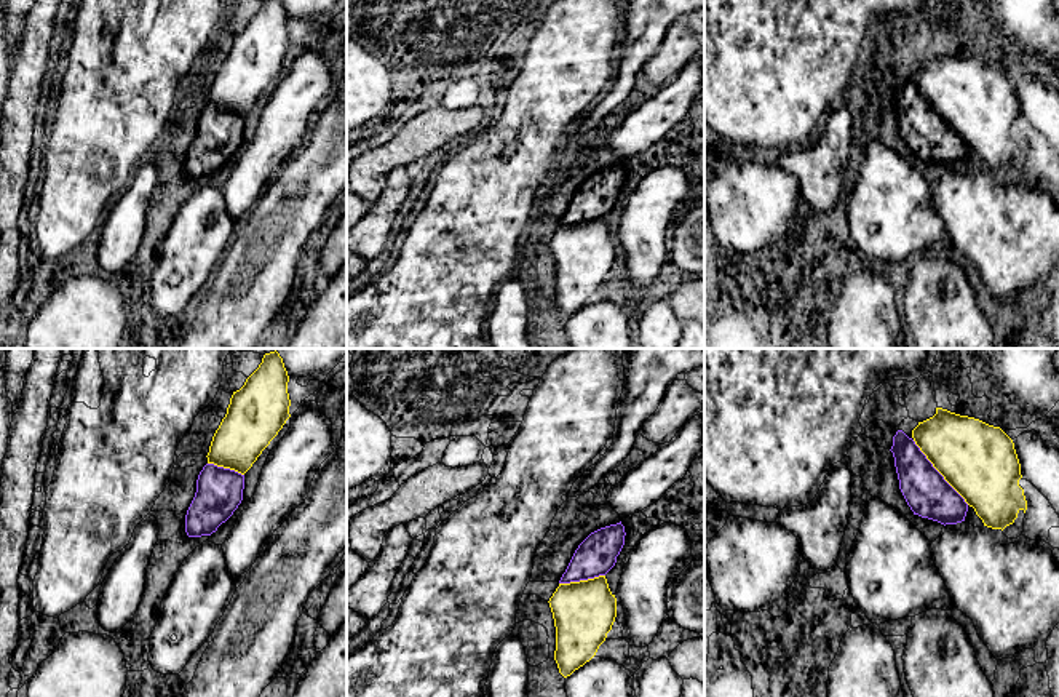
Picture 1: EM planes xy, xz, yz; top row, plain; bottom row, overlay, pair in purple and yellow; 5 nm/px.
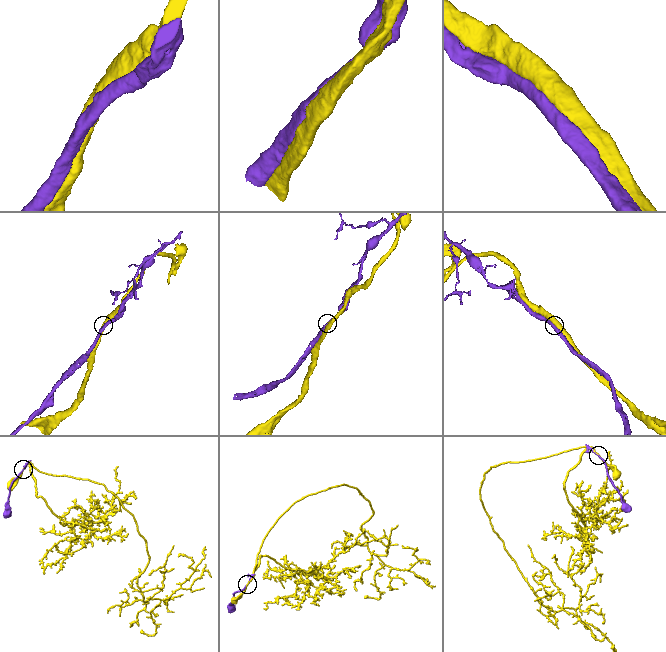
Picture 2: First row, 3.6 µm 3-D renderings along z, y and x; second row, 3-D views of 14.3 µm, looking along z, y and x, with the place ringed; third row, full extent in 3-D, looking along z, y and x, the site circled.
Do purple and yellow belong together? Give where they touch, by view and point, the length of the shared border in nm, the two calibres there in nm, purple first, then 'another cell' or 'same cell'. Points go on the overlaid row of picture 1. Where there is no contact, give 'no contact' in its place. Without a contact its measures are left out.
contact yz (938, 472); length 440 nm; calibres 220 and 380 nm; another cell

